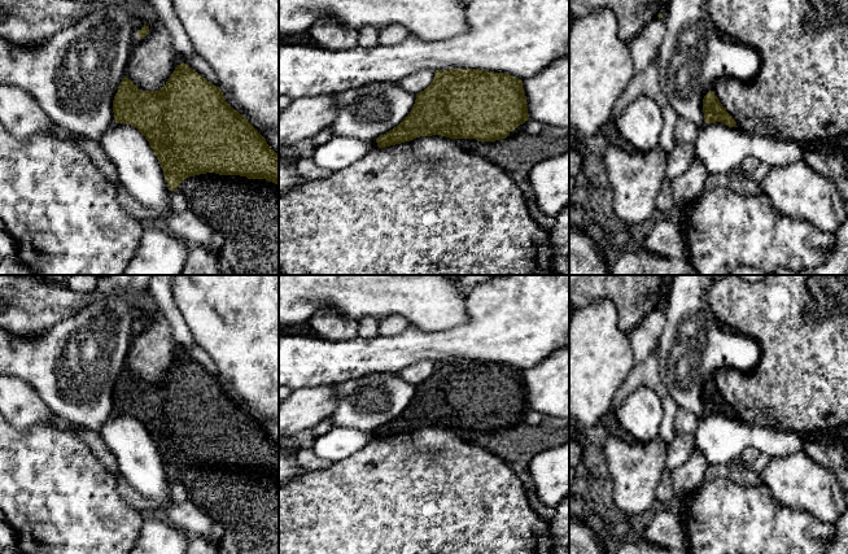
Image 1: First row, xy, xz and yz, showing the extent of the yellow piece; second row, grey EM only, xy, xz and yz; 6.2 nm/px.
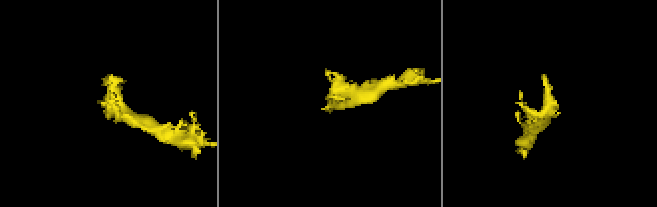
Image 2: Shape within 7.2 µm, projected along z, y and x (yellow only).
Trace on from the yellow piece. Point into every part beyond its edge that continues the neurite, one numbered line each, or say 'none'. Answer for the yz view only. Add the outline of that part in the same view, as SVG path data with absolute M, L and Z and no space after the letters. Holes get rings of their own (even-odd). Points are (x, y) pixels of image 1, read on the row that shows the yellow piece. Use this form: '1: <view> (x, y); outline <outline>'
none

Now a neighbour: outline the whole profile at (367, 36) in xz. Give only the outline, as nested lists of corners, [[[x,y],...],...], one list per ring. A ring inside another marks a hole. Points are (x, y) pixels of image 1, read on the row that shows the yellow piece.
[[[363,27],[357,31],[357,45],[358,47],[375,47],[380,44],[379,32],[373,27]]]

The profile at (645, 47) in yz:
[[[656,16],[629,42],[634,64],[634,75],[644,71],[651,62],[659,58],[665,31],[665,21]]]

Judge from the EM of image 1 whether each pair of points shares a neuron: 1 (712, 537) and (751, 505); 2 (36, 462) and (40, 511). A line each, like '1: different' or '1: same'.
1: same
2: same

